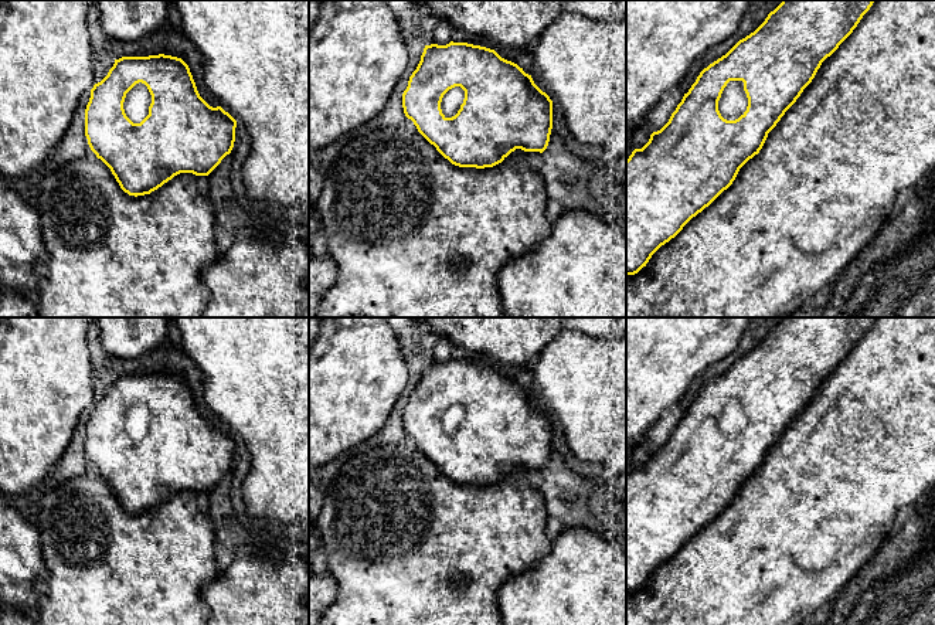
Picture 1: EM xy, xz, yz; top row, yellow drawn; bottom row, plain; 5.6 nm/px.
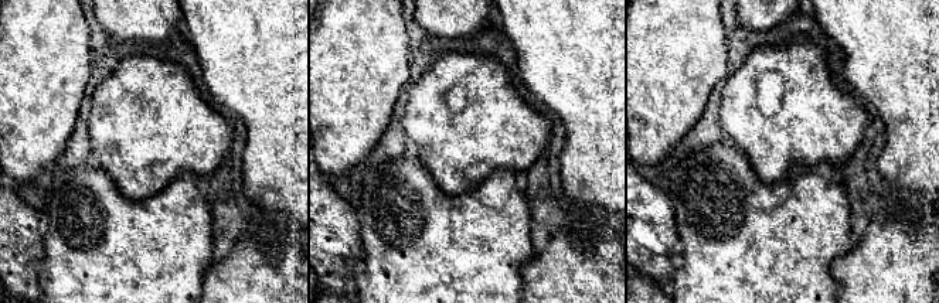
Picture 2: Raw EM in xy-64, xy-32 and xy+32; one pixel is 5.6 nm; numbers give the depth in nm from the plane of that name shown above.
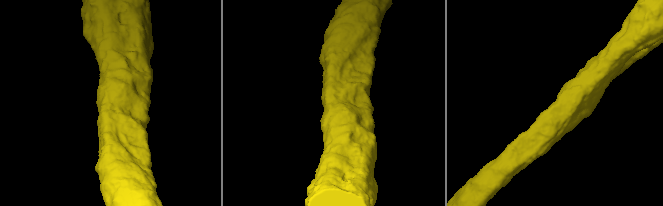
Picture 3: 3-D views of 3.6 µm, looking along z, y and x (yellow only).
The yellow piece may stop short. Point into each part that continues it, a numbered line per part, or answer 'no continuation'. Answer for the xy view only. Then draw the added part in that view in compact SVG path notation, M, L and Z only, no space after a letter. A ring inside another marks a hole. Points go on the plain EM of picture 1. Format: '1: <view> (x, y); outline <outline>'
1: xy (138, 417); outline M139 400L126 411L123 427L133 441L140 441L149 432L150 421L152 412L147 404Z

